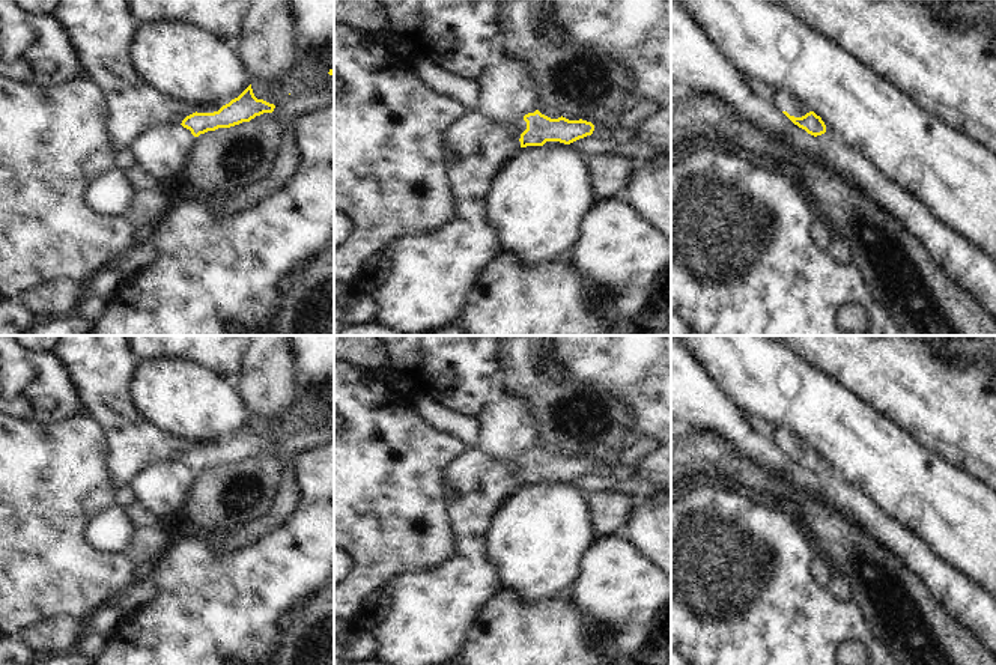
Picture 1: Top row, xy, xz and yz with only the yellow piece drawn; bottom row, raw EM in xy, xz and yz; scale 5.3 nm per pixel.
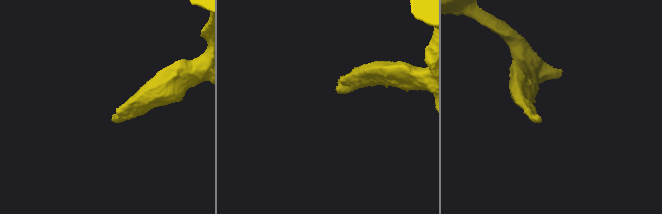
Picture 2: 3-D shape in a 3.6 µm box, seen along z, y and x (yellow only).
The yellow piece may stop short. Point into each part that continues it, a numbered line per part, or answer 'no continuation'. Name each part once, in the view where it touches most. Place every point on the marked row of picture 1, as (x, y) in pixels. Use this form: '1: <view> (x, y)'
1: xz (420, 282)

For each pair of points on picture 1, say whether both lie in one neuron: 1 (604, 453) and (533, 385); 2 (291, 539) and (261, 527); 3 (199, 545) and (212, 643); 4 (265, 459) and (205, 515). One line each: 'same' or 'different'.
1: same
2: different
3: same
4: same

